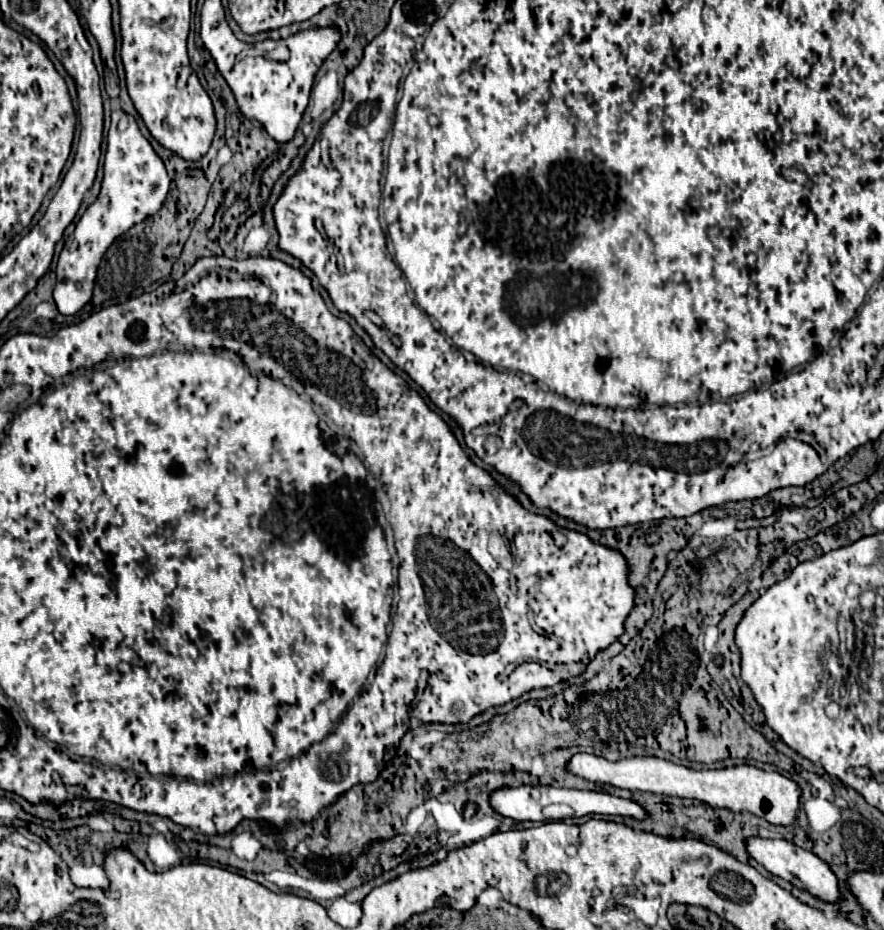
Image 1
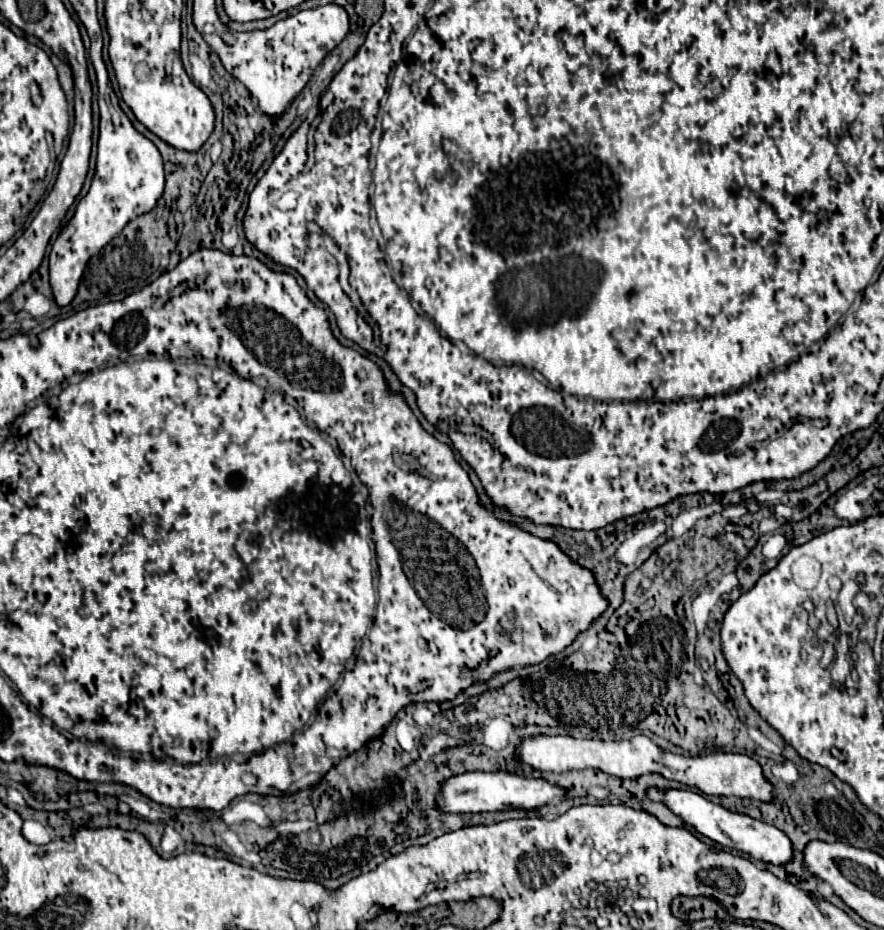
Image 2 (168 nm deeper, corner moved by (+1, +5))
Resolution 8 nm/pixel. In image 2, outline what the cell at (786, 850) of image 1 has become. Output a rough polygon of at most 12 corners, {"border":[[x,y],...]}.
{"border":[[648,788],[726,848],[754,860],[786,864],[792,842],[778,828],[730,812],[698,792]]}

